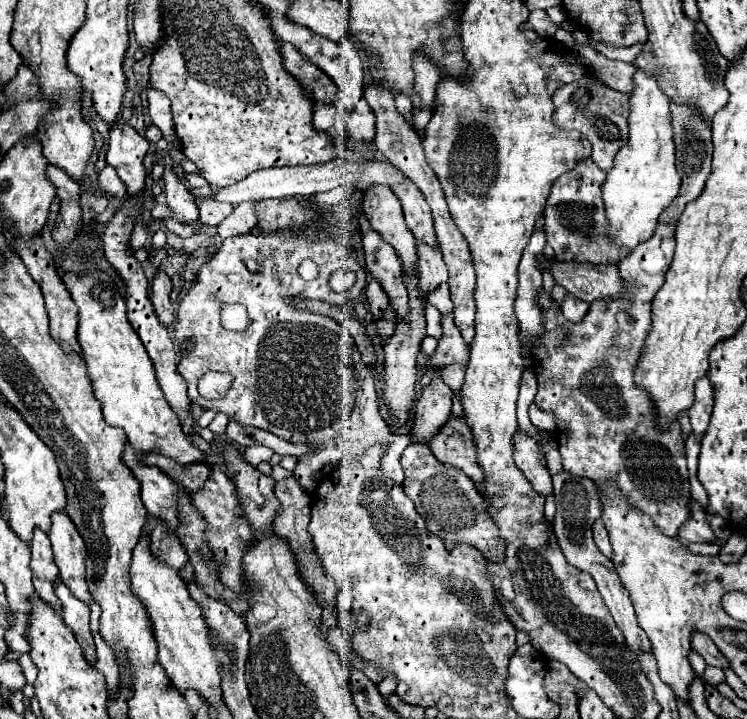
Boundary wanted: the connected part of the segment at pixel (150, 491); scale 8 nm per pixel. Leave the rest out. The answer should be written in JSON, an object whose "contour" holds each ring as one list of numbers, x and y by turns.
{"contour":[[129,442,123,448,123,464,133,472,141,484,141,500,149,514,165,520,175,532,177,528,177,486,175,482,155,466,141,464,141,452]]}

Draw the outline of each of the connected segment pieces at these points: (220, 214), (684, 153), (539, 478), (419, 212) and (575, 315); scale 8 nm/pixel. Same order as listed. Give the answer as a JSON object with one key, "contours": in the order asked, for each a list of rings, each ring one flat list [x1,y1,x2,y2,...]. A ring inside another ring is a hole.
{"contours":[[[197,196,199,198,199,220,203,224,219,224,223,218,227,218,231,212,233,212,233,206,225,204,225,202,217,202,213,198,207,198,207,196]],[[671,102,671,116,673,116,673,132,675,132,675,146,677,146,677,170,683,178,681,182,681,190,679,196,673,200,673,206,669,206,661,216,659,216,659,224,671,224,675,226,679,216,683,214,685,206,693,200,697,200,705,188,705,182,709,178,711,172,711,130,705,128,705,124,701,124,701,120,693,120,693,116,689,116,689,112,685,112,685,108,677,108,677,104]],[[517,430,517,436,513,438,513,446,515,446,515,454,513,454,515,464,533,484,533,490,543,496,551,496,551,492,553,492,551,474,541,462,537,442,533,438,529,438,525,432]],[[405,178,401,184,393,186,391,190,401,200,401,206,405,212,405,222,407,222,409,230,413,232,413,236,417,240,425,240,427,244,437,244,435,232,433,232,431,208,425,202,421,190,409,178]],[[567,294,561,304,561,312,569,322,581,322,585,318,585,314,589,312,589,304]]]}

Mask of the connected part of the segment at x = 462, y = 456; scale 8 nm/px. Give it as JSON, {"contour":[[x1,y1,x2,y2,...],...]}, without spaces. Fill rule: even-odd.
{"contour":[[465,416,449,418,427,444,439,462,463,470,479,490,485,486,487,476,477,462,477,446]]}

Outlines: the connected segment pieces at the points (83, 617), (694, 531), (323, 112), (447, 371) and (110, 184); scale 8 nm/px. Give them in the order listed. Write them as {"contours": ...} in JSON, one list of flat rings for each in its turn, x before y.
{"contours":[[[55,580,55,594,63,604,61,616,65,620,65,624,75,632,75,638,79,642,79,646,83,648,85,658,93,664,95,662,95,644,93,644,93,636,91,636,91,628,89,628,89,606,81,600,77,600,69,588,65,588,65,584,61,584,61,580]],[[691,498,689,506,691,506,691,518,679,528,679,536,689,540,689,542,711,542,711,540,715,540,715,534,707,522,703,506,695,498]],[[329,106,329,108,315,108,313,112,313,128,317,132,327,132,335,122,335,106]],[[465,364,445,366,445,368,441,368,441,378,449,384,451,390,455,390,455,388,463,386,463,382,465,382,465,370,467,370]],[[105,166,101,172,99,172,99,188,113,196,113,198,123,198,127,196,127,186,123,184,123,180,117,176,115,168,113,166]]]}

